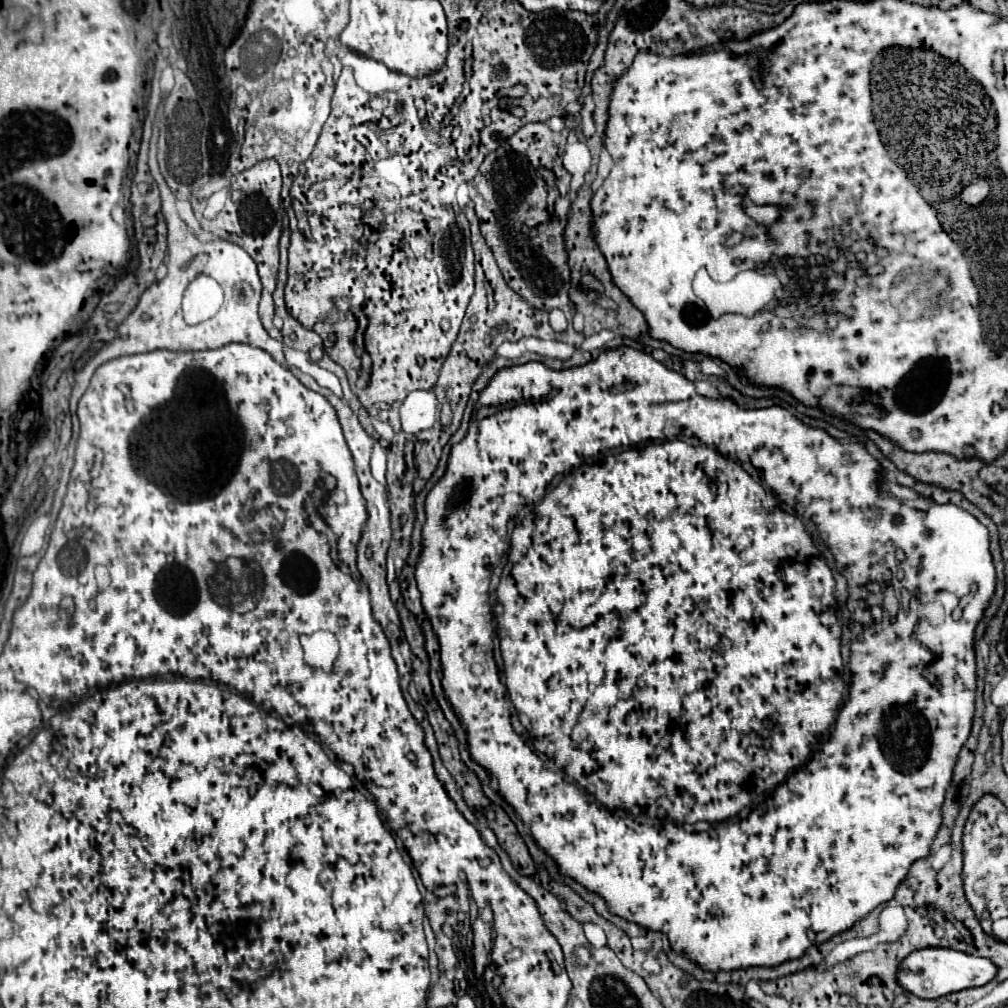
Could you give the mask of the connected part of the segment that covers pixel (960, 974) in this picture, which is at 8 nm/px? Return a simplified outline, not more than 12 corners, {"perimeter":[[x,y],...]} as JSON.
{"perimeter":[[922,949],[900,963],[912,995],[938,999],[986,985],[998,967],[954,949]]}

